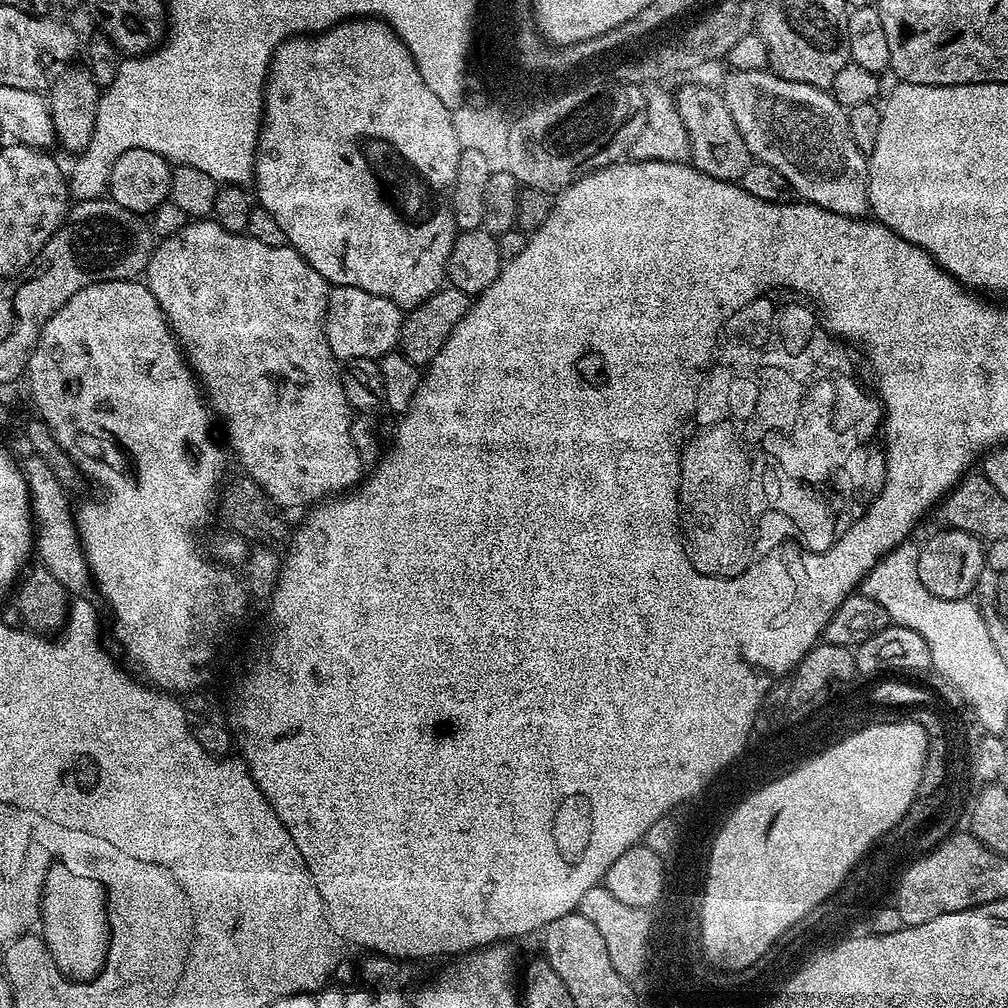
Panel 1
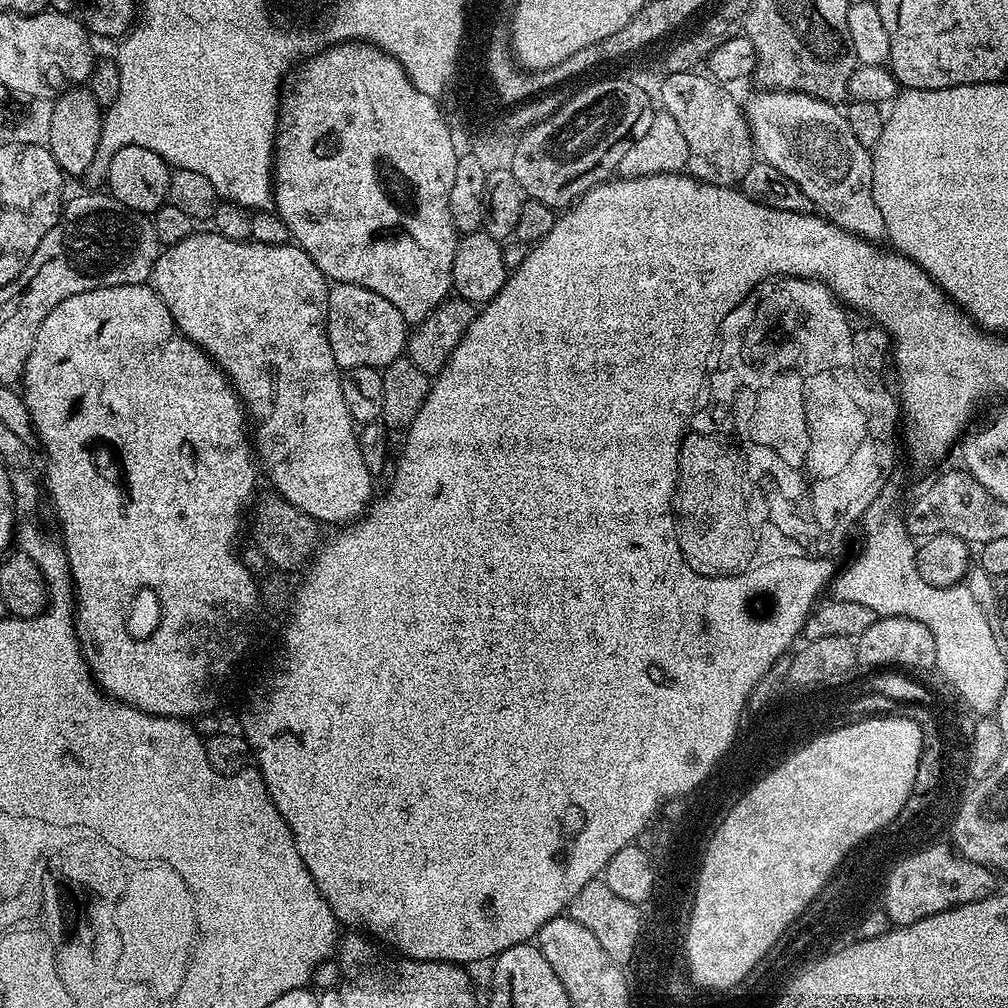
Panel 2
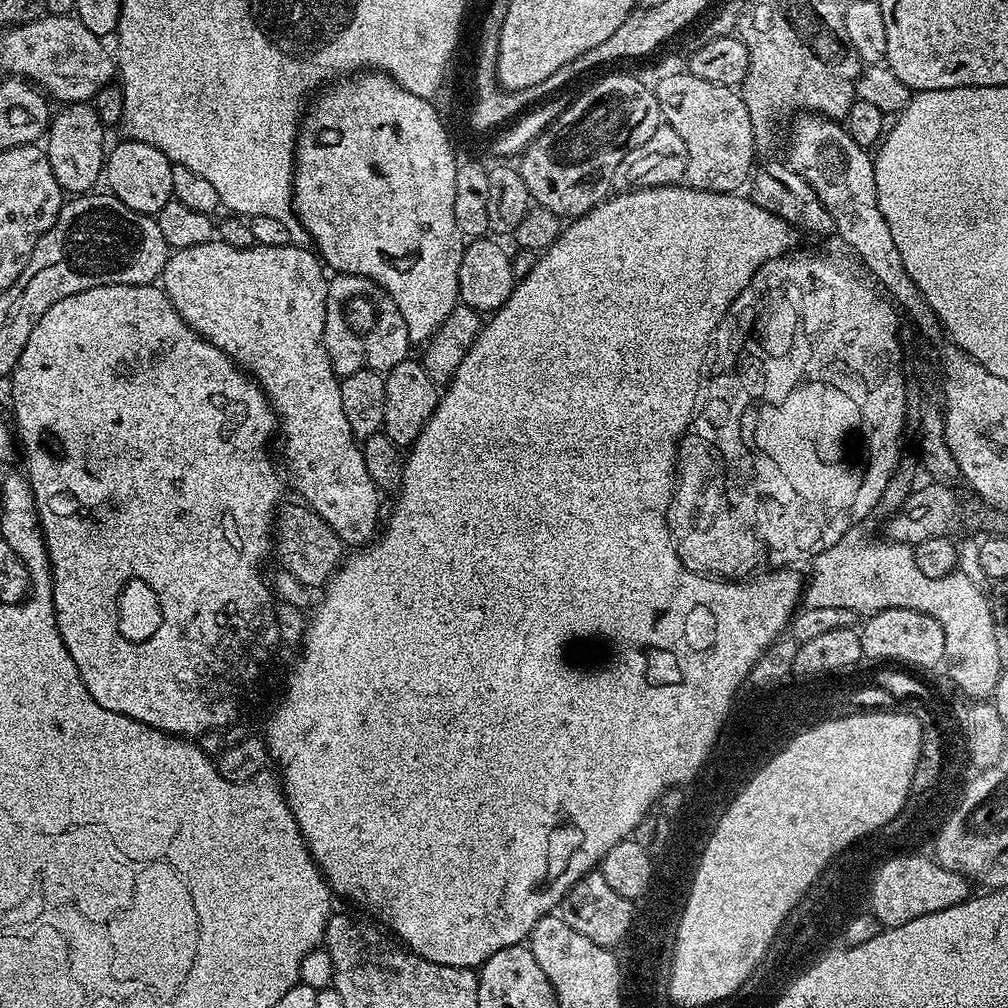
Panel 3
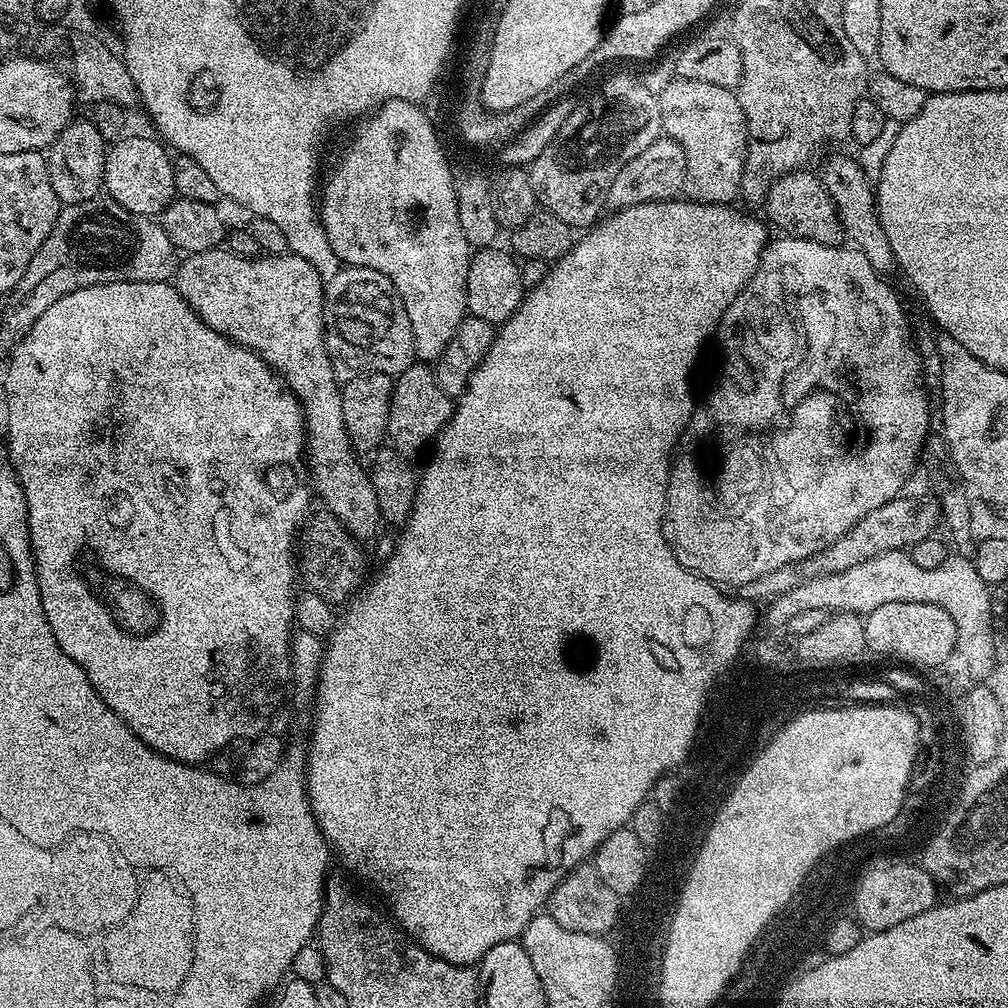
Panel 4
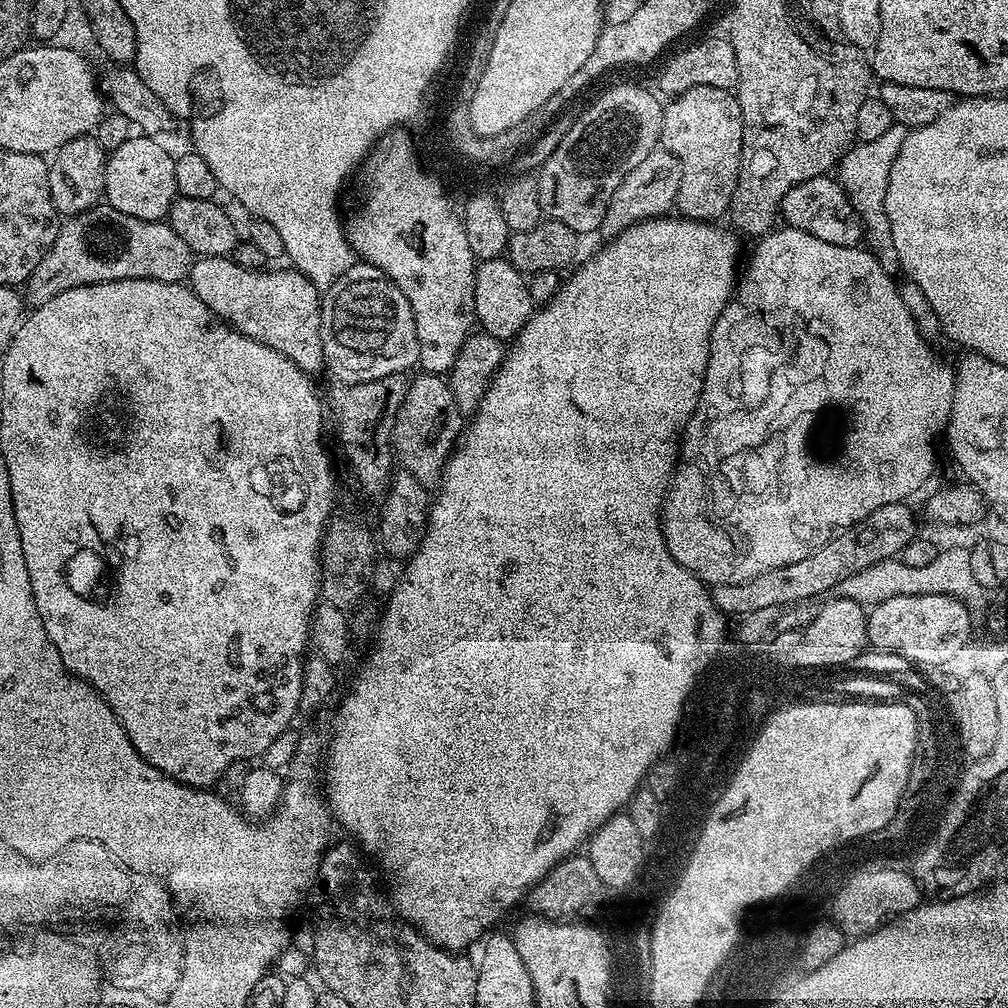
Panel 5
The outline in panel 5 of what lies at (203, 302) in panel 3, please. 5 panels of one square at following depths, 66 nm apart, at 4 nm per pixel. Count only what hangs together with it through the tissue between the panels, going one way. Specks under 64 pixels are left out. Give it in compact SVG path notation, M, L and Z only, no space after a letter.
M205 256L197 259L192 265L192 271L188 274L187 283L190 285L192 293L198 298L202 298L202 302L206 302L206 306L215 316L220 317L225 324L236 328L242 334L246 334L250 338L254 338L254 342L262 342L266 346L270 346L274 350L278 350L288 360L295 362L297 367L309 374L316 374L324 368L324 355L322 354L322 334L320 333L320 302L322 299L321 289L315 288L301 272L293 270L291 267L283 266L277 272L268 272L269 270L261 270L258 268L247 268L246 266L238 266L236 261L228 256Z

